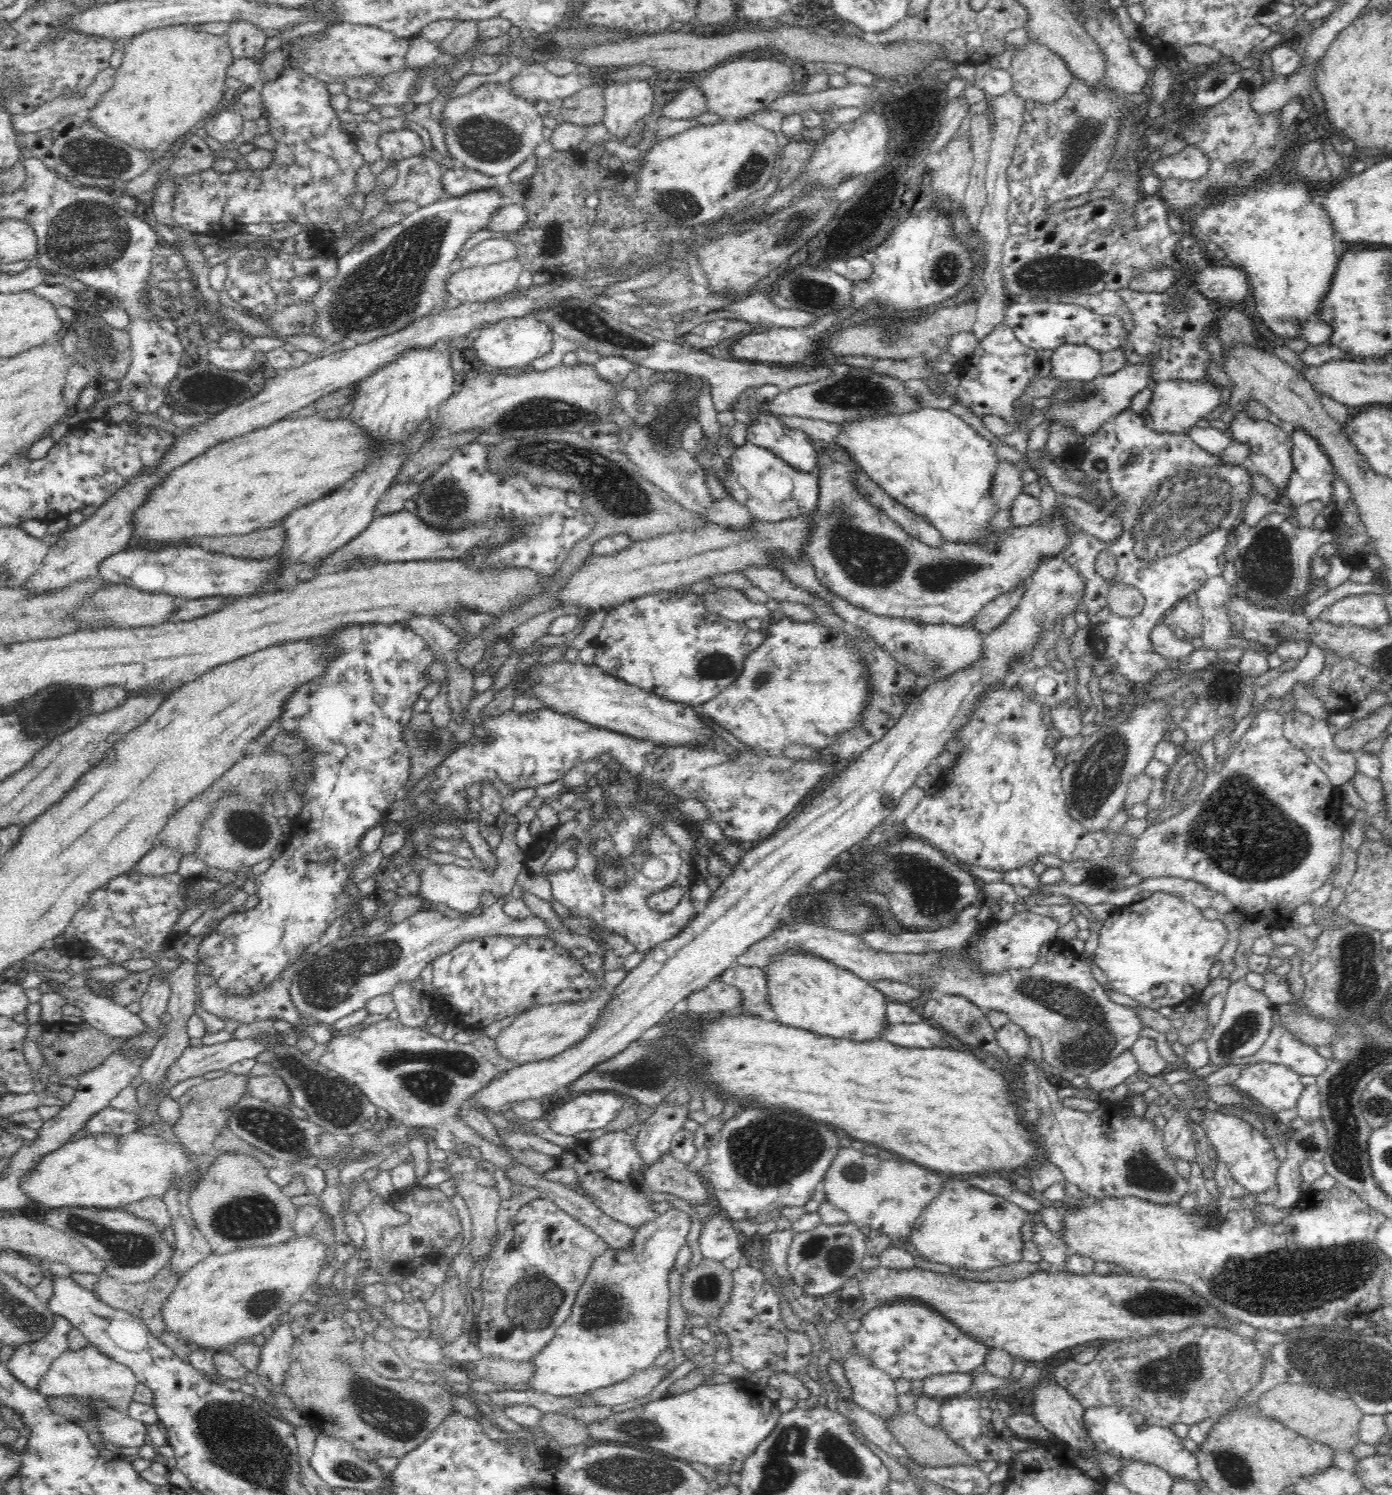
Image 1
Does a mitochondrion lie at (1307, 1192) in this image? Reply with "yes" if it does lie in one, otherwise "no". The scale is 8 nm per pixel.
no

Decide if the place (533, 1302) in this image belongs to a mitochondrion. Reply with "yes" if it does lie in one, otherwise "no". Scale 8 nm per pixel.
yes

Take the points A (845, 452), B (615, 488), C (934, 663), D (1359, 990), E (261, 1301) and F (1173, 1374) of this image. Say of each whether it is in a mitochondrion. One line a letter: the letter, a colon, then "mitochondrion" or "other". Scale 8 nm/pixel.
A: other
B: mitochondrion
C: mitochondrion
D: mitochondrion
E: mitochondrion
F: mitochondrion

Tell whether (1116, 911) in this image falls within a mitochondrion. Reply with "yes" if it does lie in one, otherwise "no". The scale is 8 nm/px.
no

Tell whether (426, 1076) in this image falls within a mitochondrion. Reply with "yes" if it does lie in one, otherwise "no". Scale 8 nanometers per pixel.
yes

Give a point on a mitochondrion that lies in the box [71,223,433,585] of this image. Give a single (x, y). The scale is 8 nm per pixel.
(102, 346)

